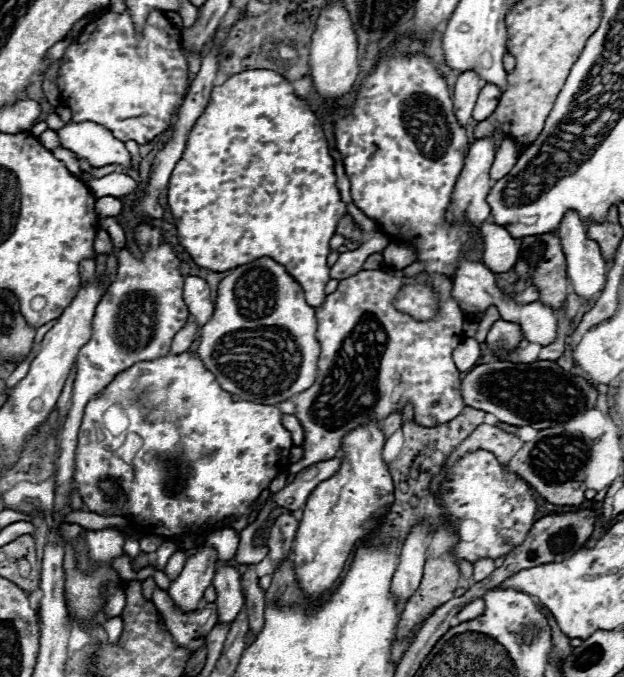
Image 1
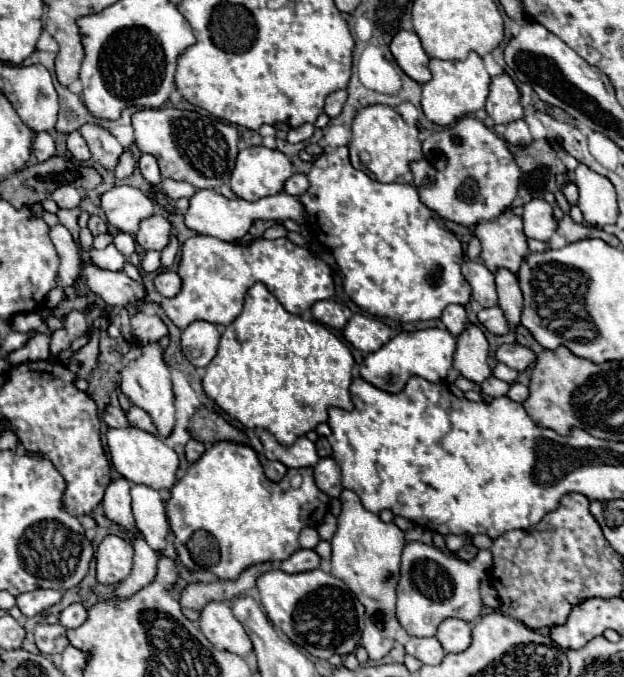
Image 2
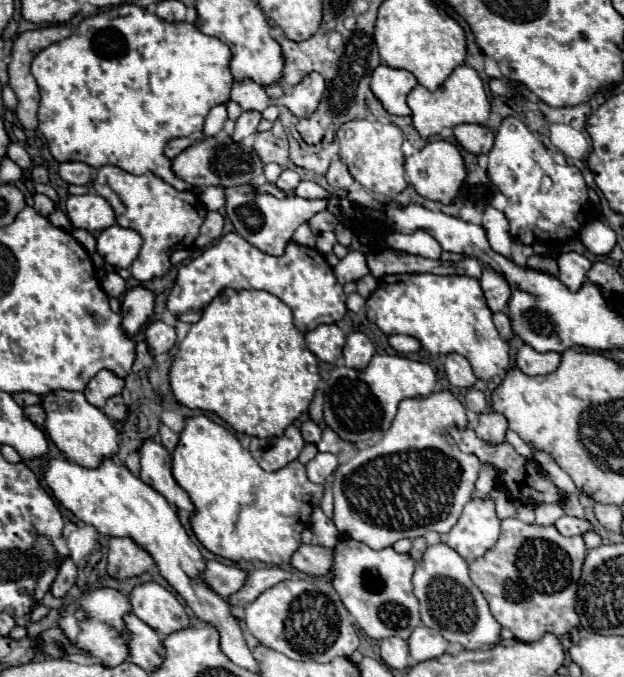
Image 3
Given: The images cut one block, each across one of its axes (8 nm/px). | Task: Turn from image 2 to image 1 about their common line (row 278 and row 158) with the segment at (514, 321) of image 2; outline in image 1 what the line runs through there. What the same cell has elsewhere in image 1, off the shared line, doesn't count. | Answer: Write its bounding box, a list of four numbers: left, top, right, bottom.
[490,136,518,180]

